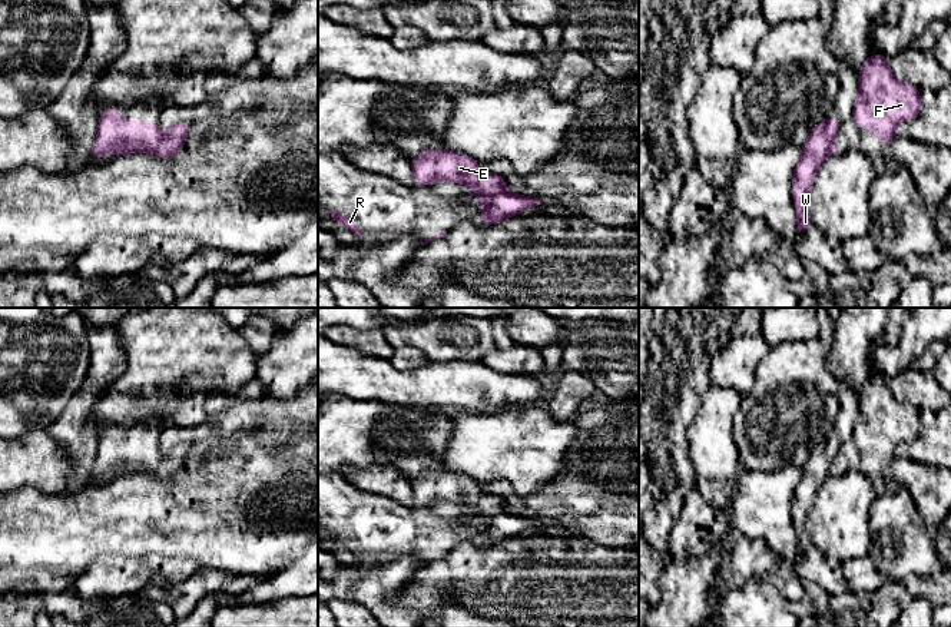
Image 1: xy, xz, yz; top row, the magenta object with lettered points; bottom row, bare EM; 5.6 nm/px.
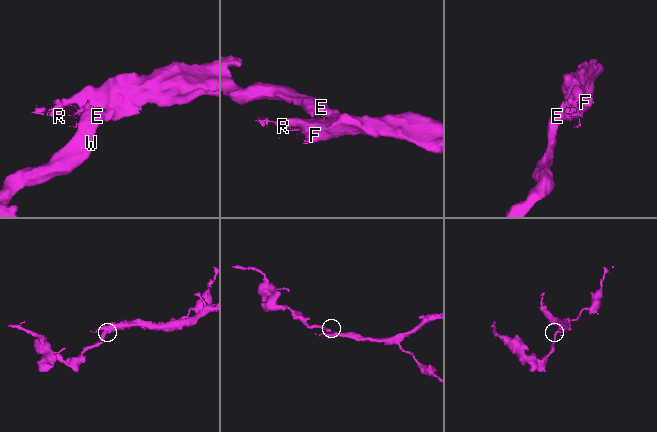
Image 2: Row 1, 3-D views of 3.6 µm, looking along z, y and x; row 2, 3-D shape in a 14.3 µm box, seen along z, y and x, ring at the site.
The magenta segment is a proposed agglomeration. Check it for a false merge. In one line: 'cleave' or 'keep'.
cleave

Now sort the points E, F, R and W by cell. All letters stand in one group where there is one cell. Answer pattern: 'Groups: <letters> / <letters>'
Groups: E W / F R

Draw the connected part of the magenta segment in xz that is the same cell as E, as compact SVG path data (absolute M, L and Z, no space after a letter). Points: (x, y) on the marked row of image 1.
M427 149L410 160L415 186L440 180L474 185L483 175L481 166L473 157L457 152Z

